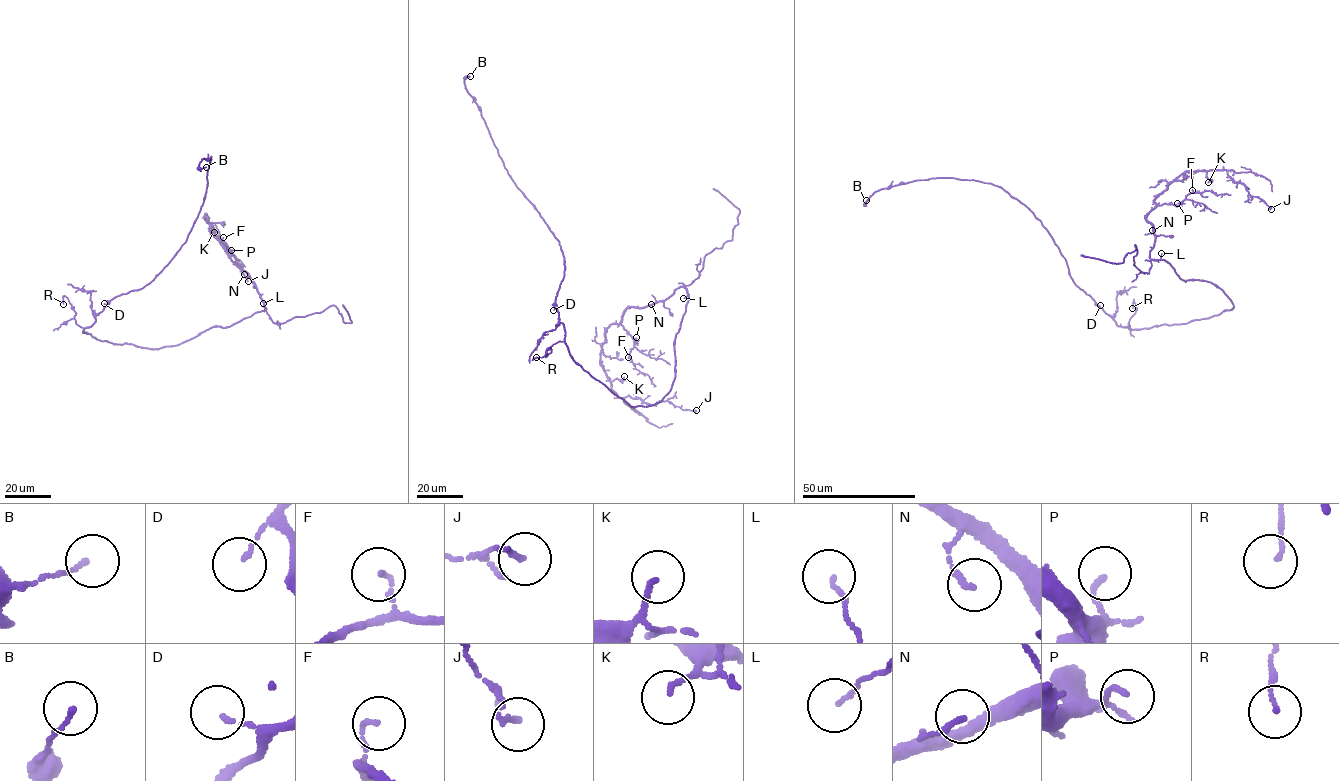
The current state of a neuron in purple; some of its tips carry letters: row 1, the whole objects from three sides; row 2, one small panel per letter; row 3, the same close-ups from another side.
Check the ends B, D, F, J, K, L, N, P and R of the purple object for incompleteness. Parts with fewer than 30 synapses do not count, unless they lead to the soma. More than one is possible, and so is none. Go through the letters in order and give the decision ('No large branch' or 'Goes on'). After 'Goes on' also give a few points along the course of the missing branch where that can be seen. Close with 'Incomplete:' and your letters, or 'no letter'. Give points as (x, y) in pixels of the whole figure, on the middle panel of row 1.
B: No large branch
D: No large branch
F: No large branch
J: No large branch
K: No large branch
L: No large branch
N: No large branch
P: No large branch
R: No large branch
Incomplete: no letter

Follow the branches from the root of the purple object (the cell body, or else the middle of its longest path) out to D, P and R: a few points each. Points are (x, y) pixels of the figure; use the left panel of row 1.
D: (116, 344), (96, 339), (83, 331), (92, 325), (96, 315), (106, 306), (104, 303)
P: (116, 344), (157, 349), (178, 345), (265, 310), (250, 276), (222, 245), (231, 250)
R: (116, 344), (84, 332), (76, 323), (71, 304), (63, 296), (63, 304)

